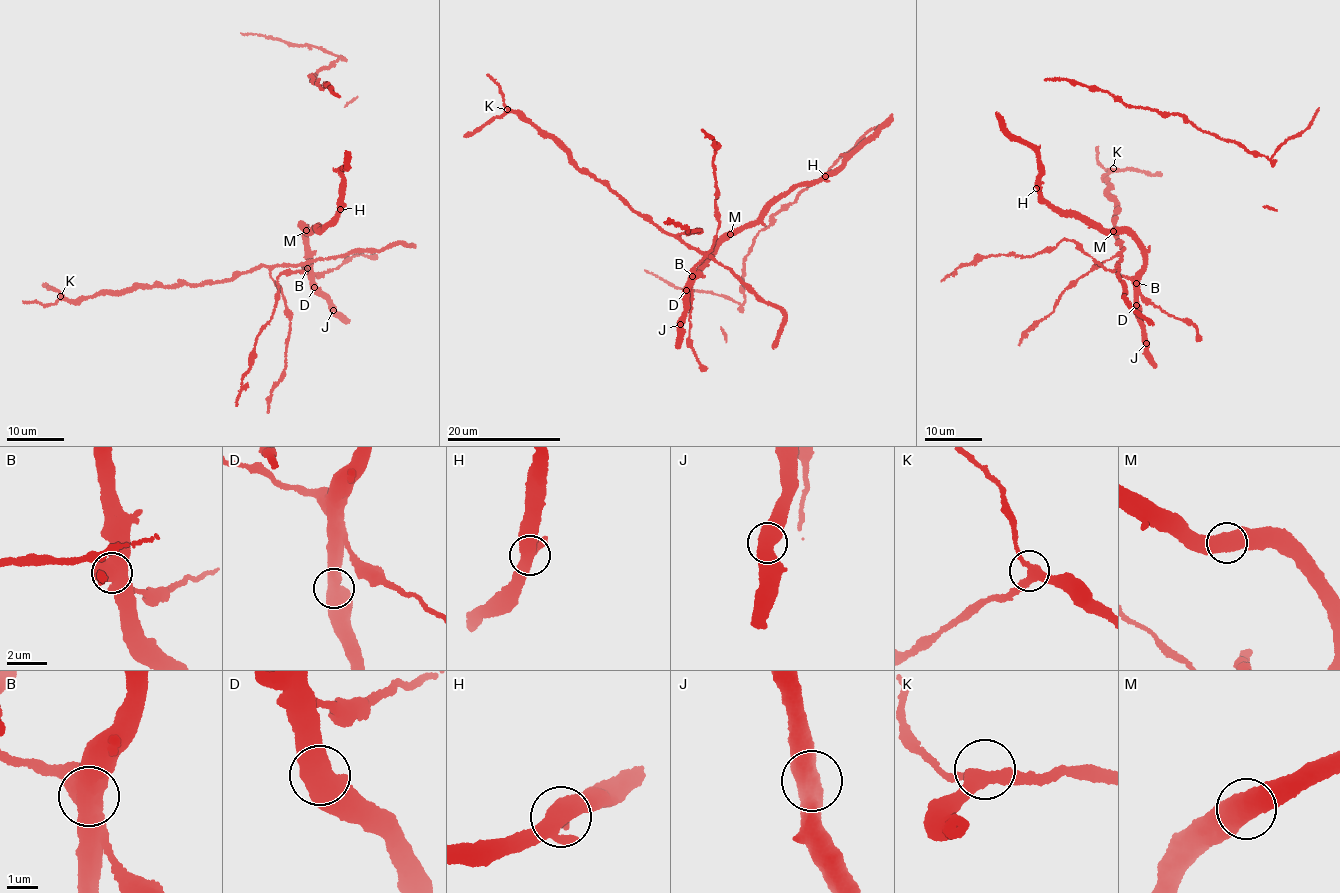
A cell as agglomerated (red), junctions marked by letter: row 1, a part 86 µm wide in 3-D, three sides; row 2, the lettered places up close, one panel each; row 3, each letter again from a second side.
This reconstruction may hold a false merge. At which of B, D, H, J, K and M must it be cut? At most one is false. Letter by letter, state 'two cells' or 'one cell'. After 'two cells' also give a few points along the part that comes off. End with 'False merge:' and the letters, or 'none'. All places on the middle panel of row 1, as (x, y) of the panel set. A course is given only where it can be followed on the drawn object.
B: one cell
D: one cell
H: one cell
J: one cell
K: one cell
M: one cell
False merge: none

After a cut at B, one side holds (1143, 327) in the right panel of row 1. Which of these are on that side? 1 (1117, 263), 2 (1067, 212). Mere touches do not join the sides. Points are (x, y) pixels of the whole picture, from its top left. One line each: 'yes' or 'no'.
1: yes
2: yes

